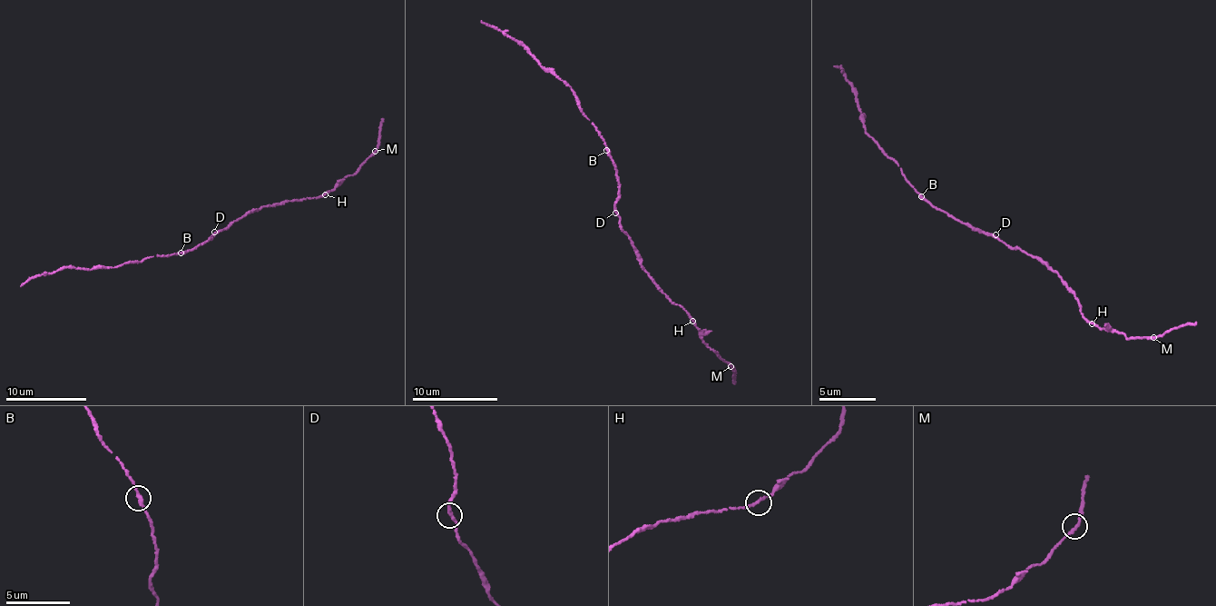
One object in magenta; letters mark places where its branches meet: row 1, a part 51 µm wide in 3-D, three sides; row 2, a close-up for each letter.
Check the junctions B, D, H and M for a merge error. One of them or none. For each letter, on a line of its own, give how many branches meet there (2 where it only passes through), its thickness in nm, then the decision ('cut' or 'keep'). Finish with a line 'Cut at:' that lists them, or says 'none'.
B: branches 2; calibre 280 nm; keep
D: branches 2; calibre 280 nm; keep
H: branches 2; calibre 260 nm; keep
M: branches 2; calibre 260 nm; keep
Cut at: none

